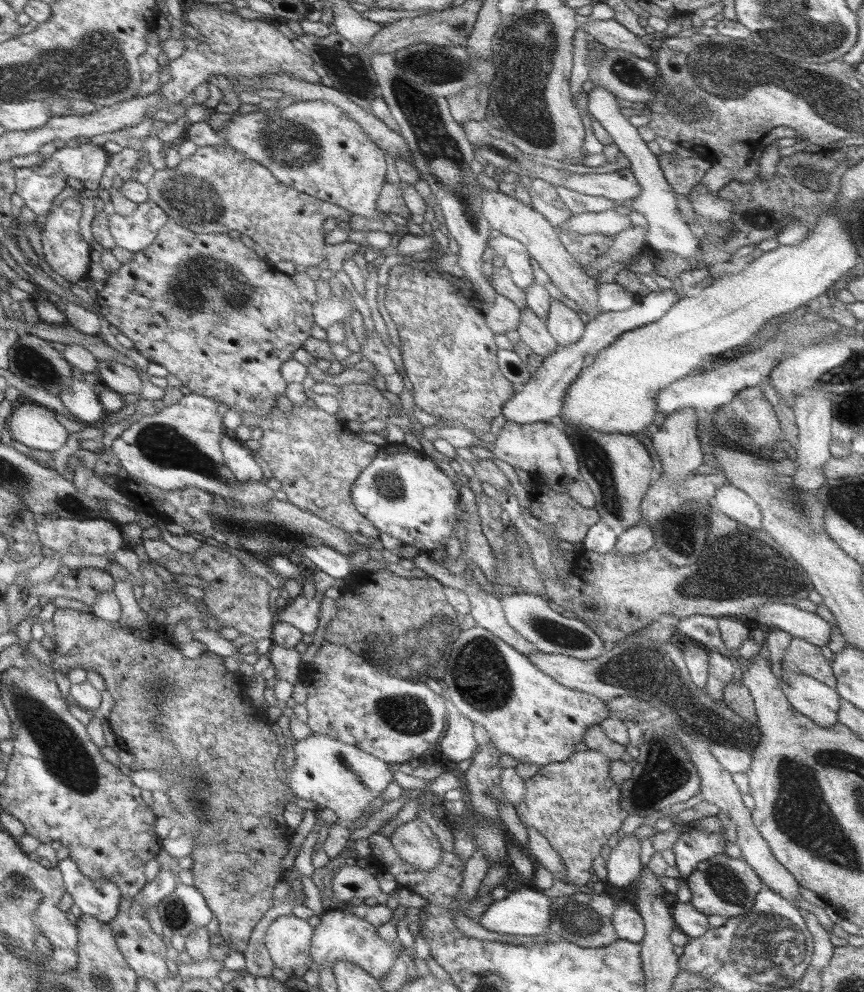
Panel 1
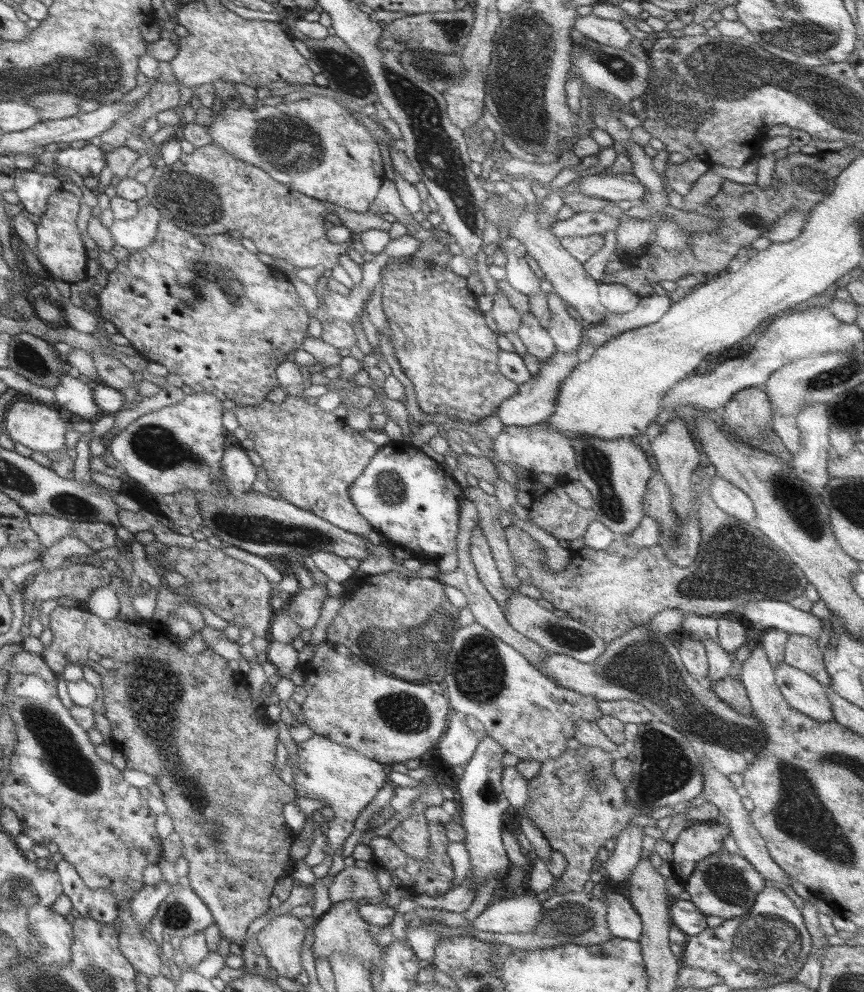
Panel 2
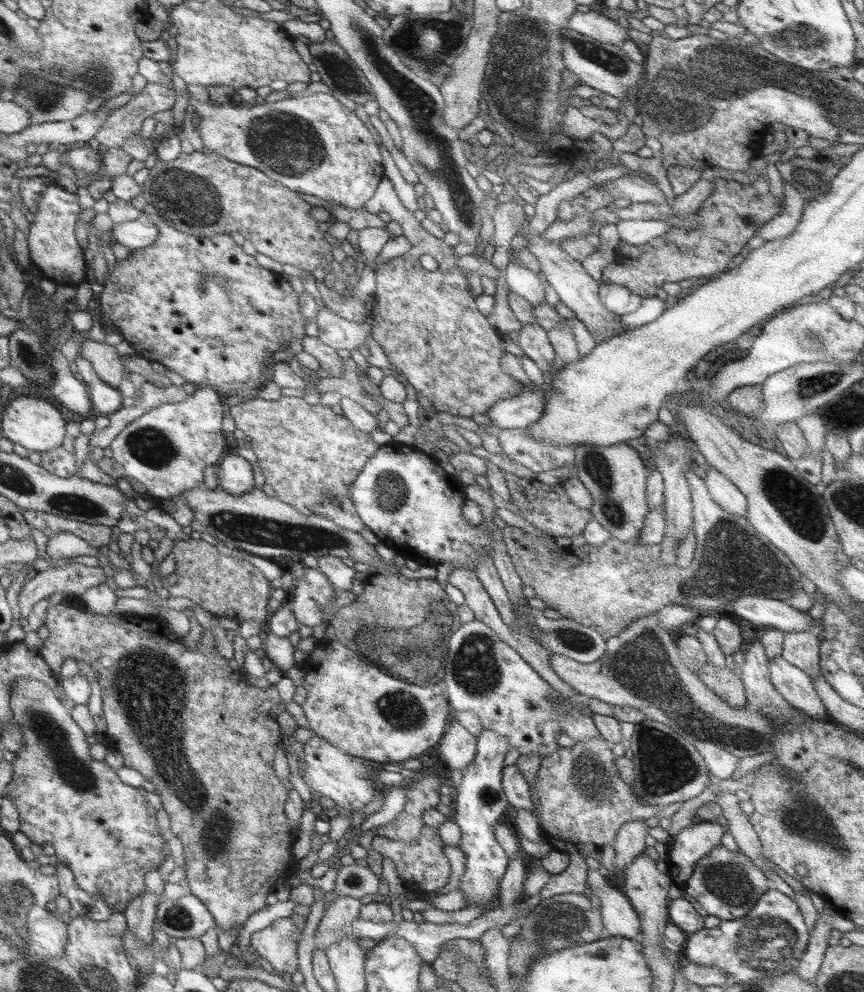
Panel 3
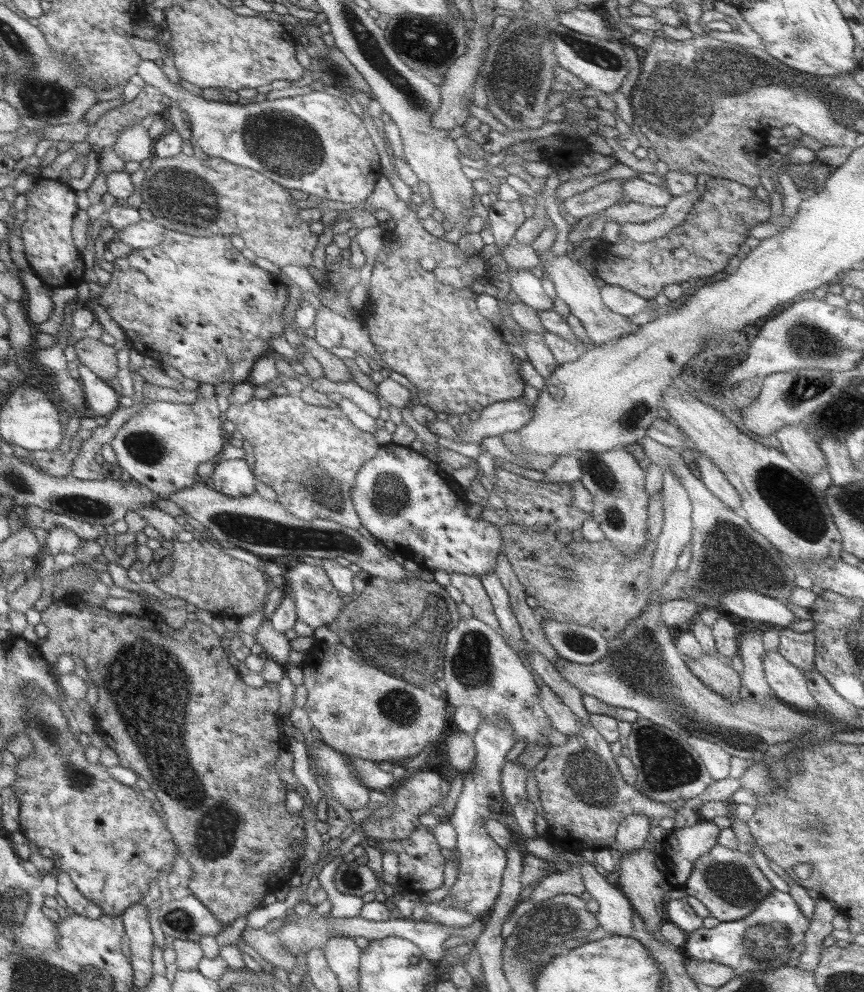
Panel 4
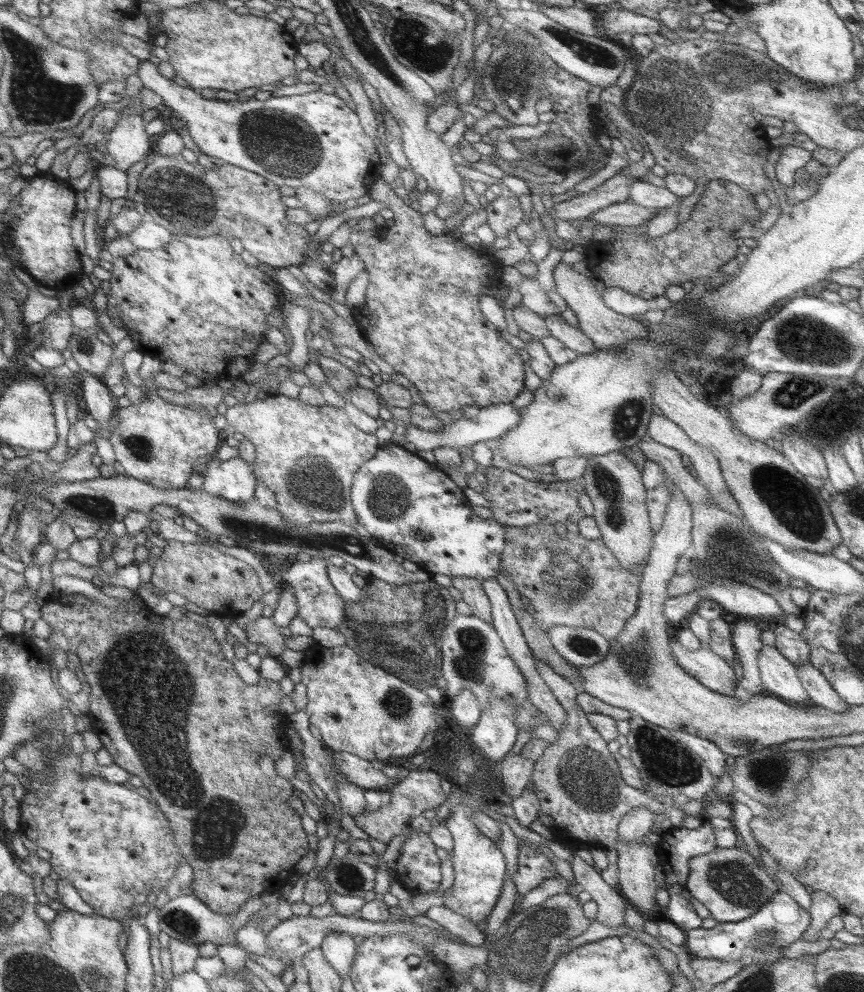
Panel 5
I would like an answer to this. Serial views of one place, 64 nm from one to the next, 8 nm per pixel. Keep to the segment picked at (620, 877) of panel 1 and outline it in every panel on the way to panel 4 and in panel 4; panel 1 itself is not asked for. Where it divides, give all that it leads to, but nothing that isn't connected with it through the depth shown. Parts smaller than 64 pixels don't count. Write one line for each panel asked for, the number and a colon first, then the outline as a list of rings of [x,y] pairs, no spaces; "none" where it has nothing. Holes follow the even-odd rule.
2: [[[627,824],[619,836],[615,838],[615,848],[609,856],[607,862],[603,862],[605,868],[605,876],[613,882],[621,882],[627,880],[631,870],[637,866],[637,862],[643,858],[641,856],[641,842],[643,842],[645,834],[643,828]]]
3: [[[639,818],[625,822],[617,830],[615,842],[613,842],[615,866],[613,866],[611,874],[621,872],[629,862],[633,862],[643,852],[647,836],[649,836],[649,826],[645,824],[645,820],[639,820]]]
4: [[[631,814],[617,826],[615,834],[615,848],[623,852],[631,852],[635,848],[641,848],[645,842],[645,836],[649,834],[651,818],[647,814]]]

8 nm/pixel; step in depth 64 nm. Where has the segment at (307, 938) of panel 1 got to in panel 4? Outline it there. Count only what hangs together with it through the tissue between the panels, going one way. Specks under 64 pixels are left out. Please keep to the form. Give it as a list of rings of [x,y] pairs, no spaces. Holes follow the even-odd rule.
[[[245,926],[241,932],[241,942],[253,948],[265,962],[271,962],[275,968],[281,968],[285,972],[295,972],[297,958],[279,946],[277,932],[265,932],[263,928]]]

